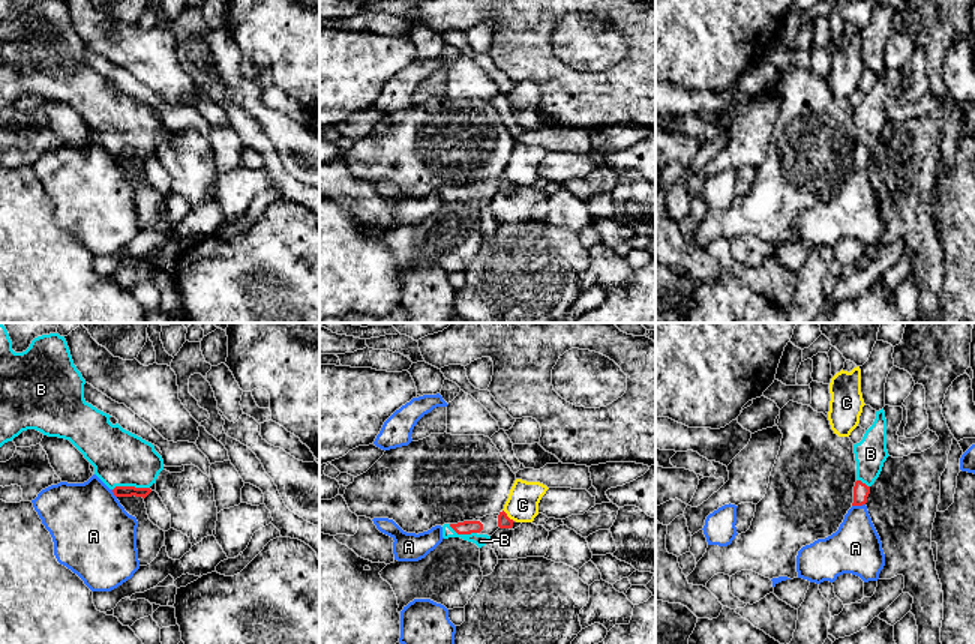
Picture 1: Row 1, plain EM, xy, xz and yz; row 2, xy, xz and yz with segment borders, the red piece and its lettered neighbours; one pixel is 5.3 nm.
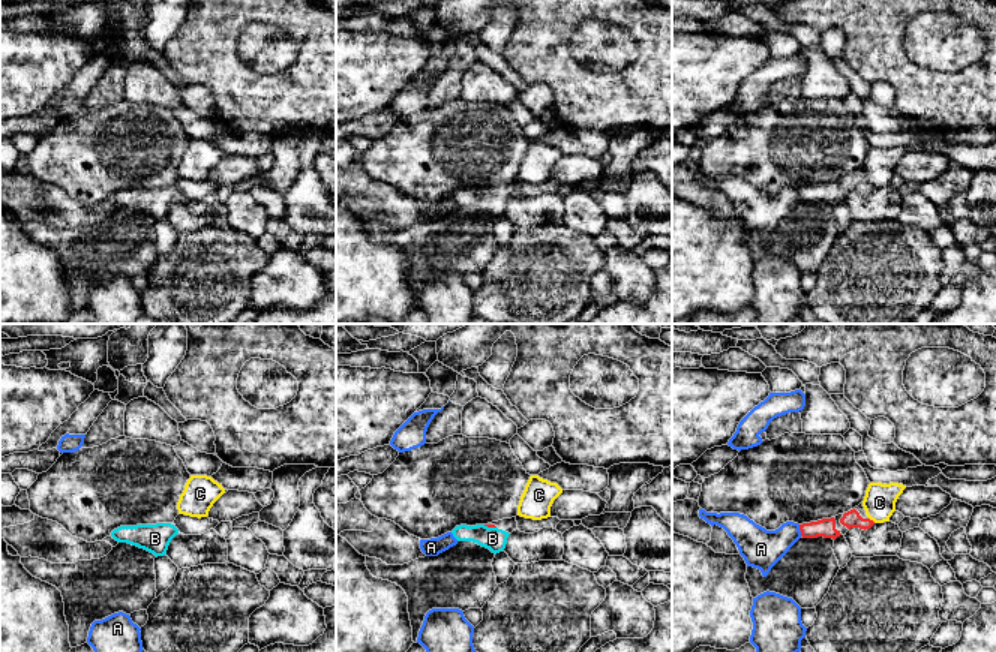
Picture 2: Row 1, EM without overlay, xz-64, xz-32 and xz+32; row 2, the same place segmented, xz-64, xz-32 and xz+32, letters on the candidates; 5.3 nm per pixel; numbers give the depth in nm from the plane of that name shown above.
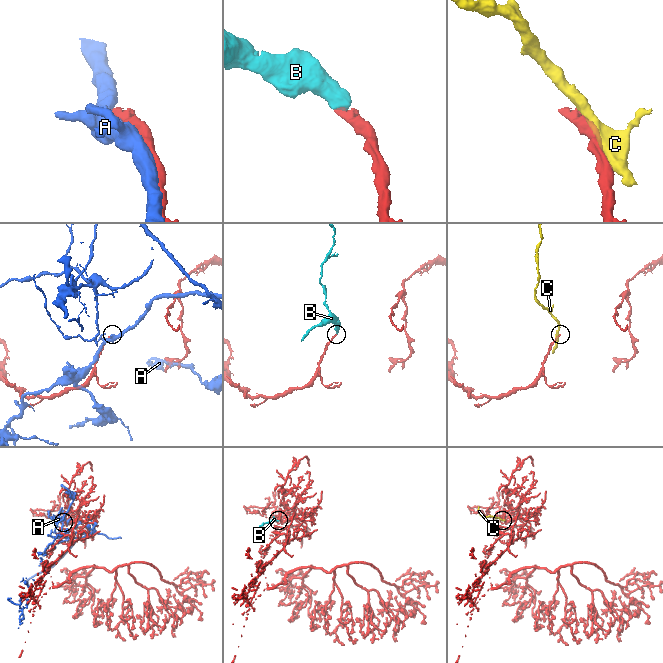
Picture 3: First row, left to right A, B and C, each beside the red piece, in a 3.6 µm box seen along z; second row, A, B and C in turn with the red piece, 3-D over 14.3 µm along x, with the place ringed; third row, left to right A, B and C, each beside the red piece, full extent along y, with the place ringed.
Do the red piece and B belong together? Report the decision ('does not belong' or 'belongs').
belongs

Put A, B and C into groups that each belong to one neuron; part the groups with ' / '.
A / B / C

